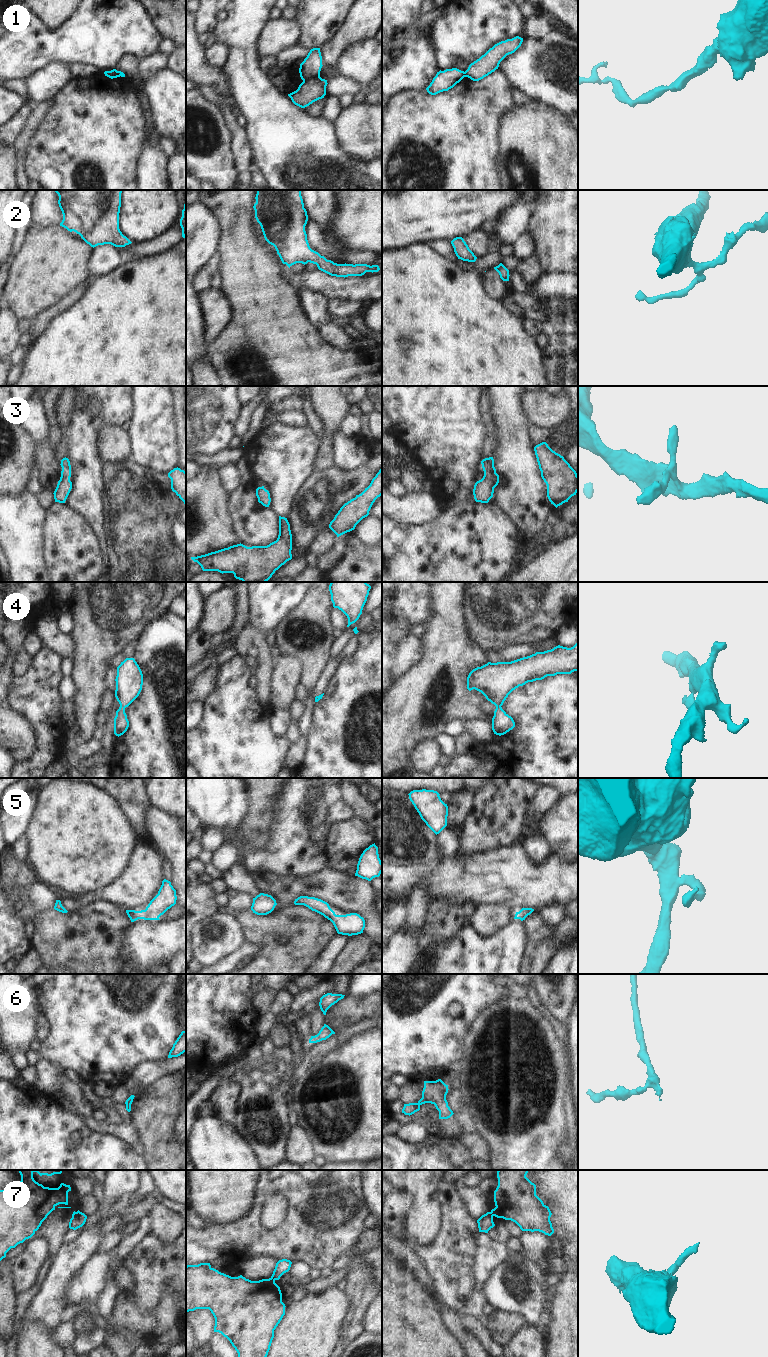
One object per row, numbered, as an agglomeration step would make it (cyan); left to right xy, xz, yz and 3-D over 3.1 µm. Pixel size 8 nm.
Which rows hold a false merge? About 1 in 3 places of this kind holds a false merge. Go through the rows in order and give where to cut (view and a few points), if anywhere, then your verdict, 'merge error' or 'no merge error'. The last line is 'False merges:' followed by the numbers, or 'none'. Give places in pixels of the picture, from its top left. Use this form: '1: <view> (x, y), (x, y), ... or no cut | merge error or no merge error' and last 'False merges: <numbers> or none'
1: xz (319, 76), (303, 81) | merge error
2: no cut | no merge error
3: no cut | no merge error
4: no cut | no merge error
5: no cut | no merge error
6: no cut | no merge error
7: yz (489, 1212), (492, 1216) | merge error
False merges: 1, 7

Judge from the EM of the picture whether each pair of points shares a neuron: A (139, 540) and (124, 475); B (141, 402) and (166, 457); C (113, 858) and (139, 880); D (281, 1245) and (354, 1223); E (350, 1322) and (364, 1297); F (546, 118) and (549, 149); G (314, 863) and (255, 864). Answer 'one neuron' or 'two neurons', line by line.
A: one neuron
B: one neuron
C: two neurons
D: one neuron
E: one neuron
F: one neuron
G: one neuron

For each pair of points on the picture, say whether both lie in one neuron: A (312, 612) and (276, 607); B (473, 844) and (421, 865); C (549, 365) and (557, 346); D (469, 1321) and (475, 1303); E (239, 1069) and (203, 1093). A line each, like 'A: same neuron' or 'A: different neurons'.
A: different neurons
B: different neurons
C: same neuron
D: different neurons
E: same neuron

